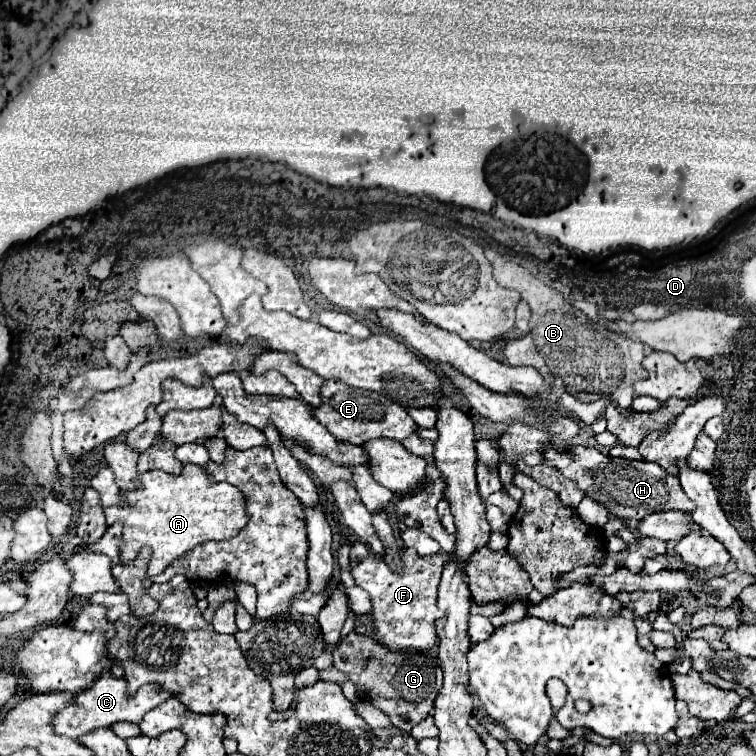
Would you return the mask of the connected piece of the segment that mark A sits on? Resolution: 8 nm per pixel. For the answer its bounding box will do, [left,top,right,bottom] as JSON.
[105,464,249,576]

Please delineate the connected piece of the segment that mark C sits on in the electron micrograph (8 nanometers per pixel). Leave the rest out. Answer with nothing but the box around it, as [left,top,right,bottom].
[55,672,171,738]

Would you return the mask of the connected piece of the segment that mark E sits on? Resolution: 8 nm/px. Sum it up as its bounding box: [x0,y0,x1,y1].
[315,380,433,458]

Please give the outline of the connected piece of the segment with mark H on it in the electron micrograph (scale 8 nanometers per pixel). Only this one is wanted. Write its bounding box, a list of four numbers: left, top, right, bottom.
[541,444,695,522]

